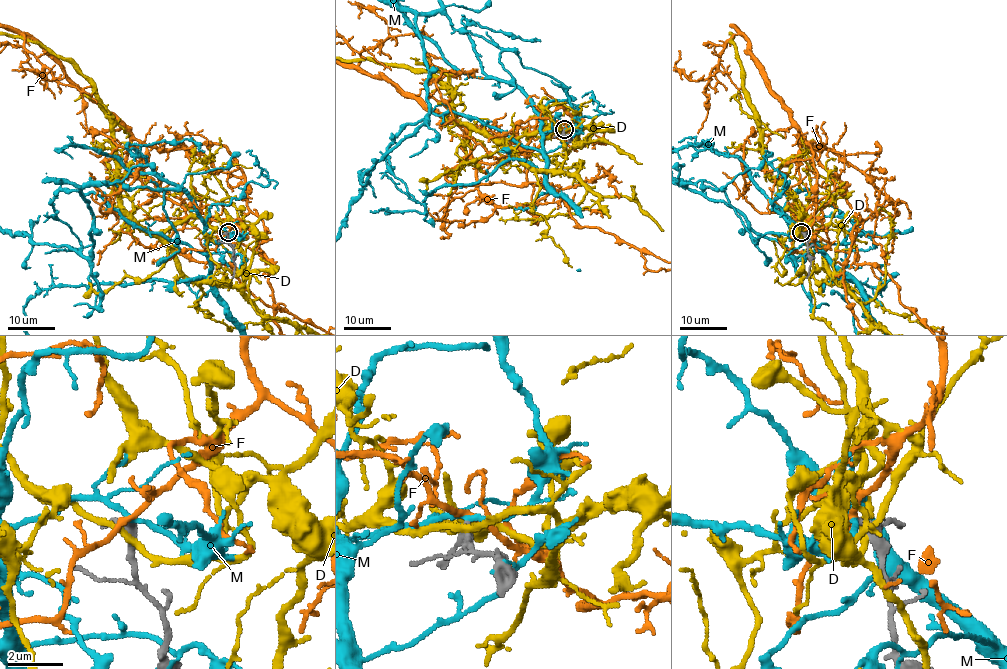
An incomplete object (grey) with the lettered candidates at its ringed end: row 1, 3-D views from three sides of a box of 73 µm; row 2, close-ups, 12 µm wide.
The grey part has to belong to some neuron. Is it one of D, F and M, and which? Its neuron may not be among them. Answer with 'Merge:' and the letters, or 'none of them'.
Merge: F

